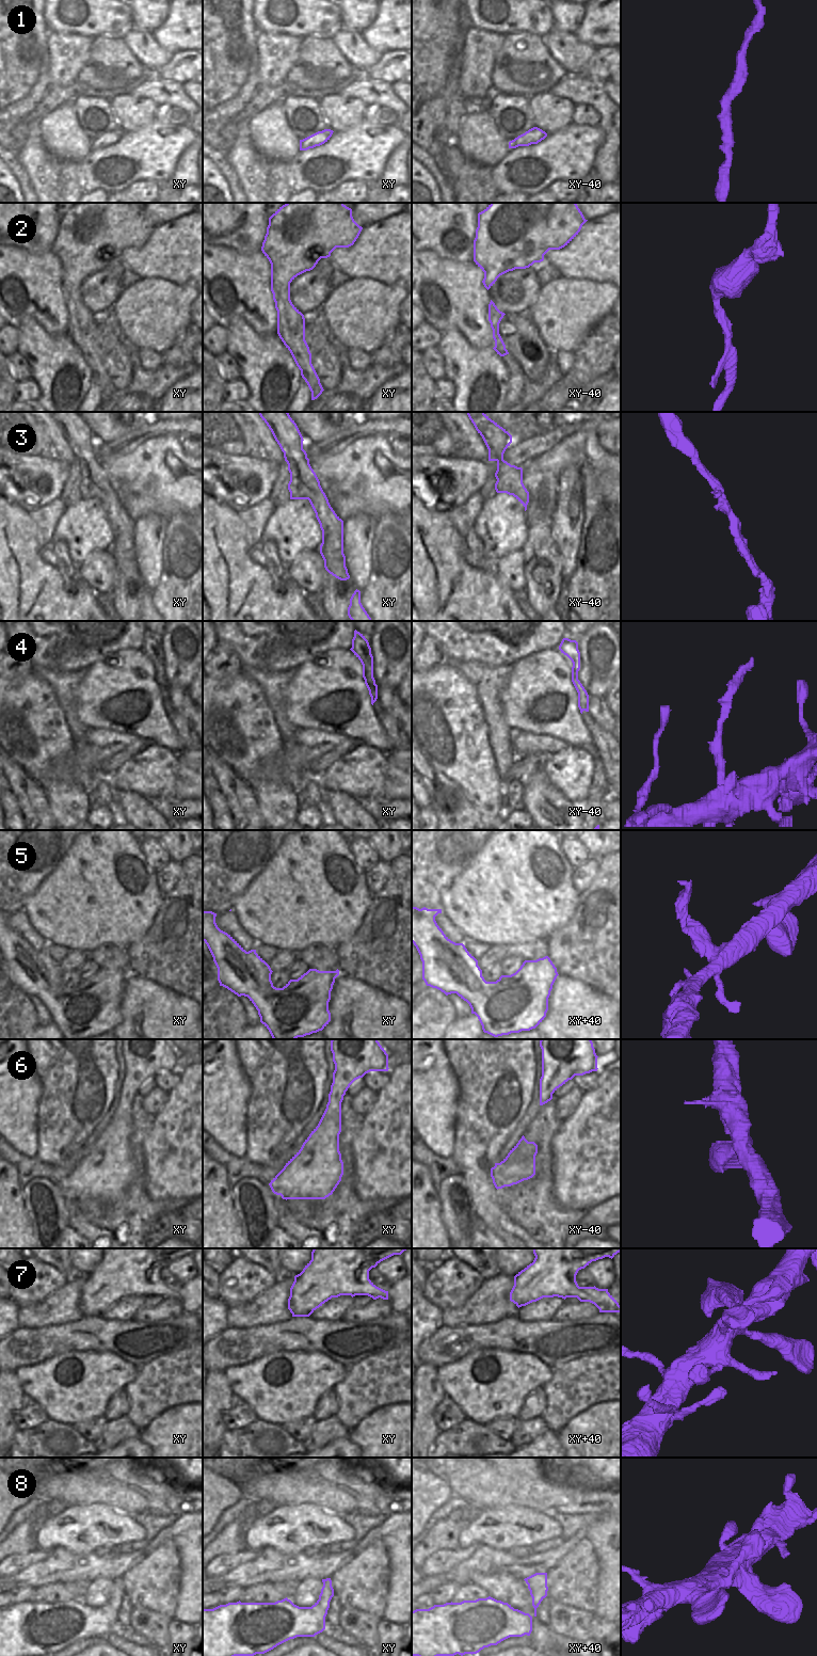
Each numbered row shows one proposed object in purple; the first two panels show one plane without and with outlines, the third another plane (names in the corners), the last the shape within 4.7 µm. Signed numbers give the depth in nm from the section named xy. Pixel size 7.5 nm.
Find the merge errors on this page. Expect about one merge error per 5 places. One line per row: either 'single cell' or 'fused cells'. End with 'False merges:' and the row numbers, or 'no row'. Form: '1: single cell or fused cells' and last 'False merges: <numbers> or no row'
1: single cell
2: single cell
3: single cell
4: single cell
5: fused cells
6: single cell
7: single cell
8: single cell
False merges: 5

